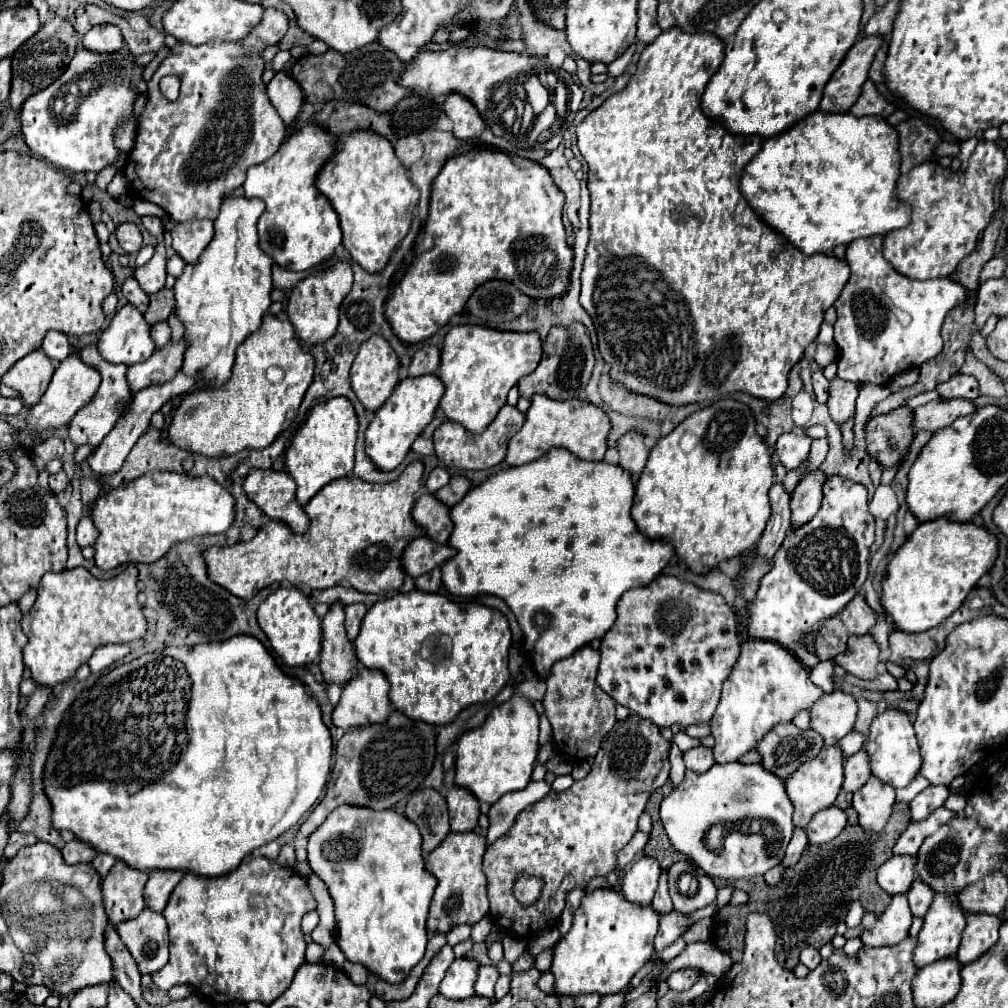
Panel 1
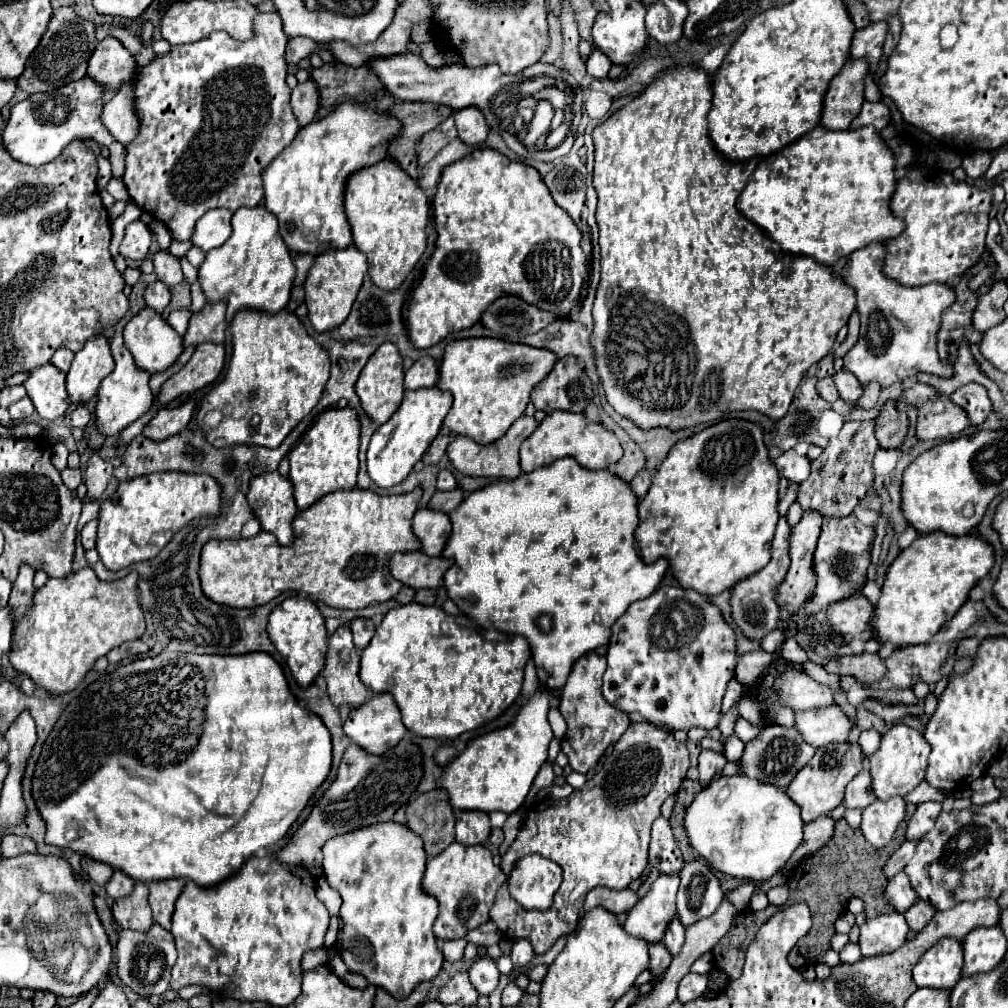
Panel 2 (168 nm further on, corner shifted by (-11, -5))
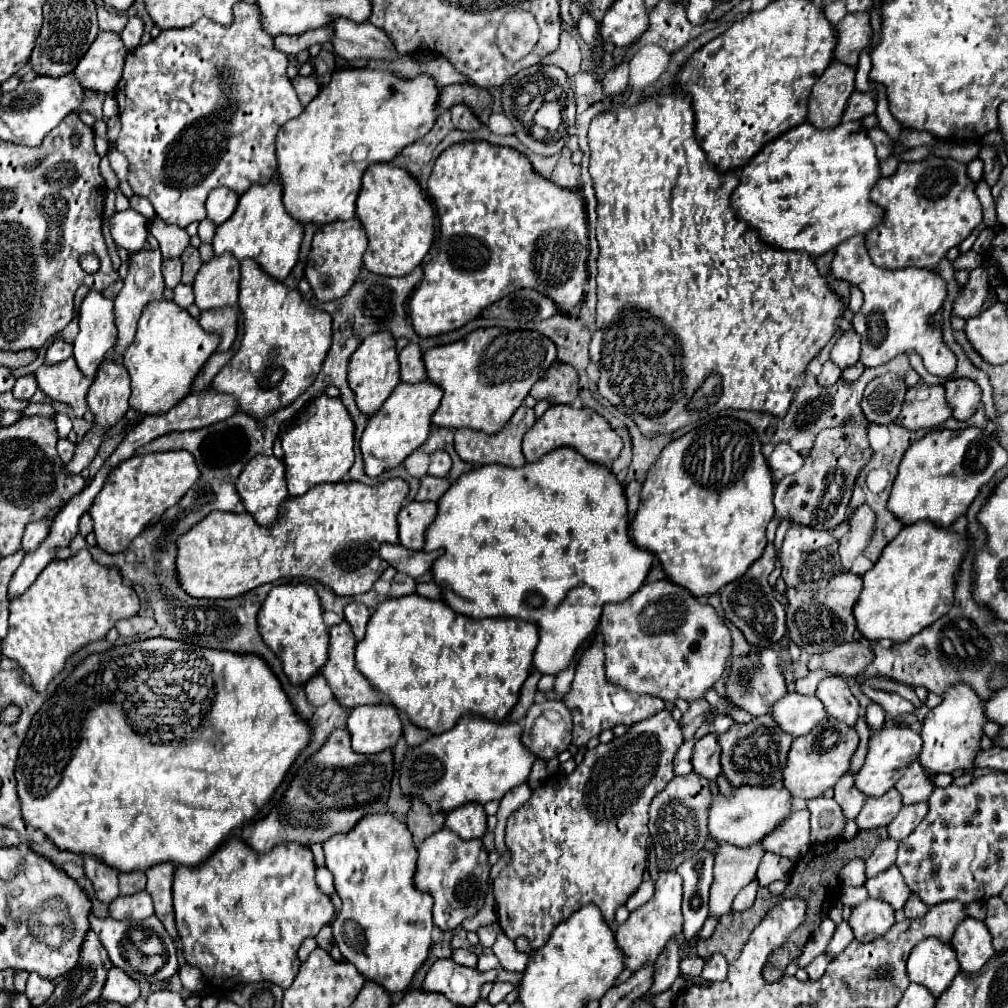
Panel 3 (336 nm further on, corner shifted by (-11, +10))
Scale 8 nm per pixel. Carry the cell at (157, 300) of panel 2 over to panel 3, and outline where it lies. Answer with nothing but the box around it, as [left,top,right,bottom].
[162,259,182,289]

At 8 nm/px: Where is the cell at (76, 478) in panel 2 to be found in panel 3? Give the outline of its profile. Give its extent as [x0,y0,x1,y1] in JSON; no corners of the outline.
[58,439,74,465]

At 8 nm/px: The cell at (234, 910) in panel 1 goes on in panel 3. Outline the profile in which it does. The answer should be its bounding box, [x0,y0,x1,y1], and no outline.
[174,837,334,989]

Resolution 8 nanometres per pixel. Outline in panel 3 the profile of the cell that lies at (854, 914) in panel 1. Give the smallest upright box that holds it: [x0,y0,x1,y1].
[840,859,866,887]

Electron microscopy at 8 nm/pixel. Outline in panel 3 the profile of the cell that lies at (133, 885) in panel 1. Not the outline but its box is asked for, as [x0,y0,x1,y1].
[110,891,154,921]

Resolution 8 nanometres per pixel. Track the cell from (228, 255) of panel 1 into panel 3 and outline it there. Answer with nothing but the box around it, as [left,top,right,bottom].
[212,181,302,281]

